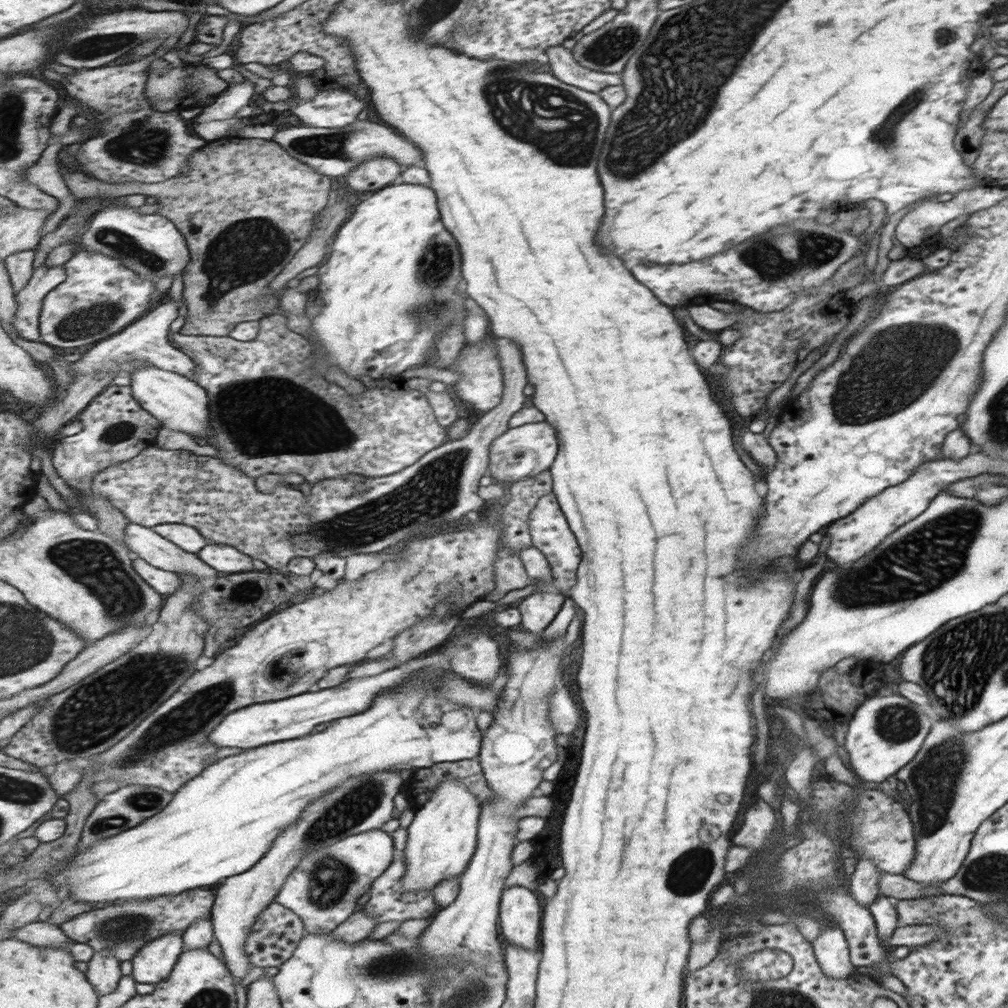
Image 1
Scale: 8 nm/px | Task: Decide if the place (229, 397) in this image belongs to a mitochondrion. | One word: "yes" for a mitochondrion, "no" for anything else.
yes

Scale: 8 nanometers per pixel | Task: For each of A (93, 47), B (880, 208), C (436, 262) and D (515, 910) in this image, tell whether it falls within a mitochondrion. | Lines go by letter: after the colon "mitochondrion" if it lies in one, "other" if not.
A: mitochondrion
B: other
C: mitochondrion
D: other

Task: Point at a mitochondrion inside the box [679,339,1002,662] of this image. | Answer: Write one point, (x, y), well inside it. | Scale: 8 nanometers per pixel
(891, 575)

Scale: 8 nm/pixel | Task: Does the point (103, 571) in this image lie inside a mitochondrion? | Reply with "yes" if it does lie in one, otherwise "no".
yes

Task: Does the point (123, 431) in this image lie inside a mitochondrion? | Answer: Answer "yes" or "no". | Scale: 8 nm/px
yes

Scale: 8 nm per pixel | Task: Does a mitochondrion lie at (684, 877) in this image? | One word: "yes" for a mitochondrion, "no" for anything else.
yes

